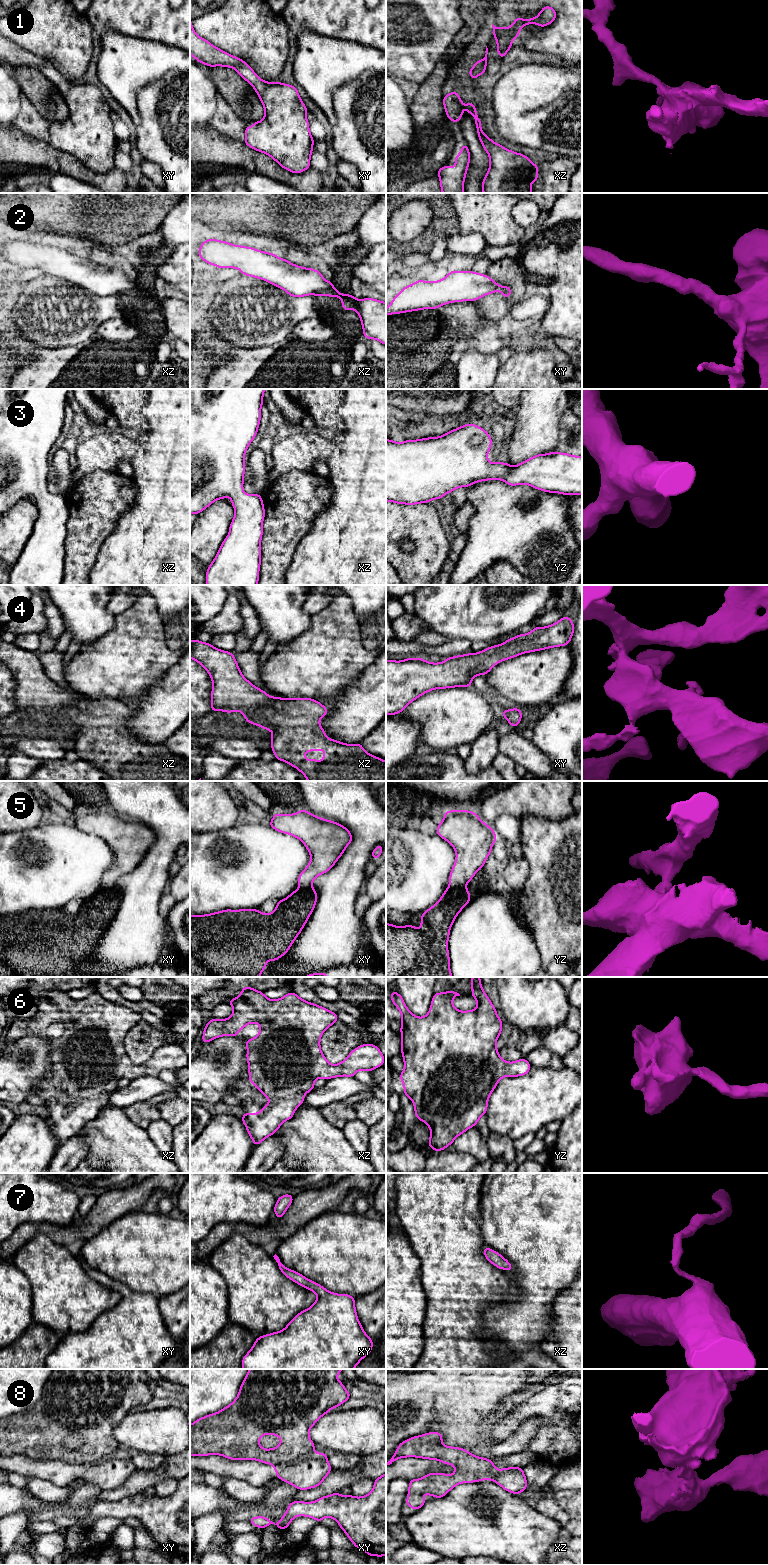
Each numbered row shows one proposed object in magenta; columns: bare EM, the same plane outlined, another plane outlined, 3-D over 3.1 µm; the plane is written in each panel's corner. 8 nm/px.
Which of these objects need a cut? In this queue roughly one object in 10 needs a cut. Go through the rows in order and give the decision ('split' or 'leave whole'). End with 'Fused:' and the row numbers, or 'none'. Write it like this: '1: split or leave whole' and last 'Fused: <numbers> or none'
1: leave whole
2: leave whole
3: leave whole
4: leave whole
5: split
6: leave whole
7: leave whole
8: split
Fused: 5, 8

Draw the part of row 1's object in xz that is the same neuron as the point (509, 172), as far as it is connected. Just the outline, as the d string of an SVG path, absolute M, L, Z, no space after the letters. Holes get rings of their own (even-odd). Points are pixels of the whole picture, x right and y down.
M454 90L444 96L443 104L447 117L452 122L460 122L466 107L474 119L479 140L488 153L490 165L483 178L483 193L532 193L531 184L538 180L538 165L521 153L516 153L495 143L481 130L476 106L471 102L464 105Z

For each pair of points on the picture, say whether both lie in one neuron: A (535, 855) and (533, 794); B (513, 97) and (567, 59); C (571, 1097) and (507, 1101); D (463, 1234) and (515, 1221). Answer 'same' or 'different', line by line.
A: different
B: different
C: same
D: different

